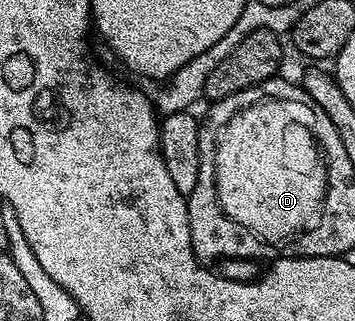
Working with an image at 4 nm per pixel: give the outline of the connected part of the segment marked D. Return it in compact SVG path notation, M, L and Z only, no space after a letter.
M267 102L267 106L257 106L255 112L247 110L247 114L239 114L231 122L231 130L223 134L223 146L213 146L213 185L218 209L268 244L306 231L318 219L327 197L327 164L315 154L317 140L307 134L307 126L299 122L299 114L307 114L307 110L291 106L291 102Z

